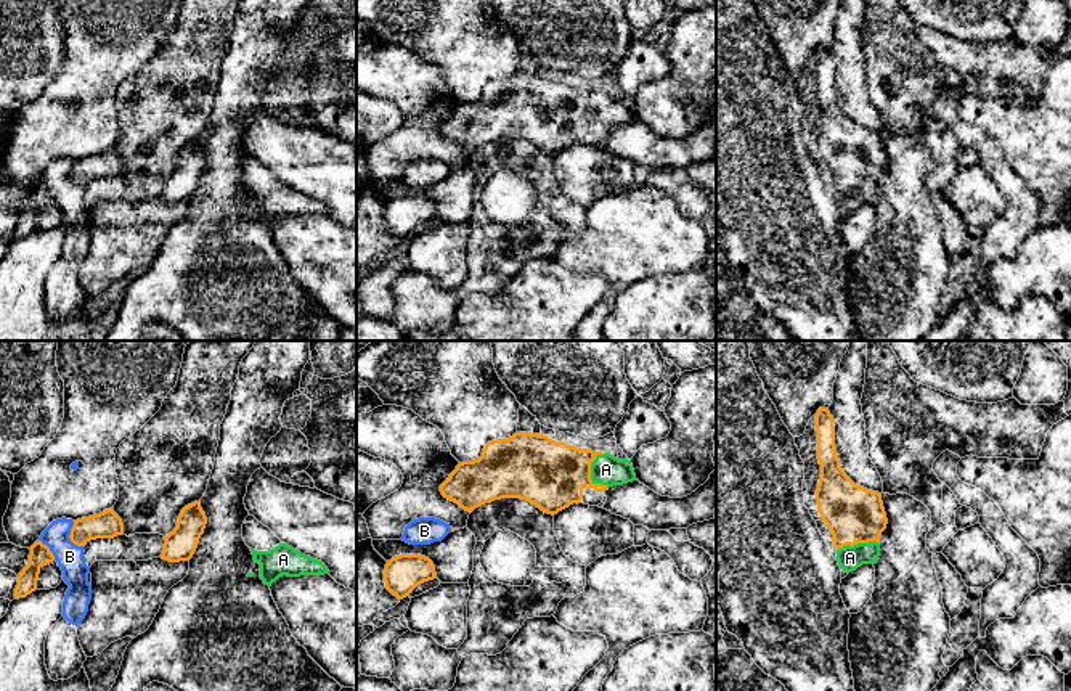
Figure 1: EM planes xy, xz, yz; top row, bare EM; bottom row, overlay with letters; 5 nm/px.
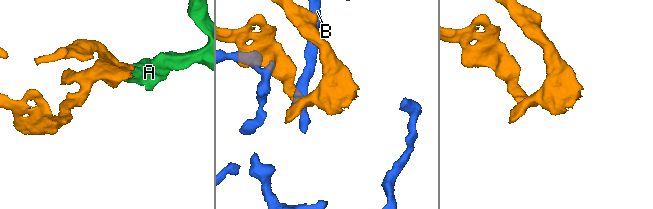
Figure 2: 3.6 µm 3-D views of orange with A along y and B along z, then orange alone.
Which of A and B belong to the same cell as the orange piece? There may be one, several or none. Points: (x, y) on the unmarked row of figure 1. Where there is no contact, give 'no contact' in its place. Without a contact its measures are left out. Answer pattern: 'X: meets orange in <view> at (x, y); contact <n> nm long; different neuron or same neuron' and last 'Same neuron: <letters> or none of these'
A: meets orange in xz at (590, 113); contact 180 nm long; same neuron
B: meets orange in xy at (69, 177); contact 140 nm long; different neuron
Same neuron: A

